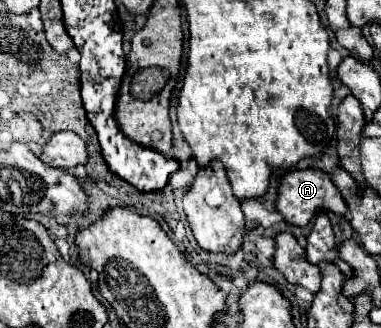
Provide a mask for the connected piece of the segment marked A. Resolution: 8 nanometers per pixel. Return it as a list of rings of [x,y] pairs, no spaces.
[[[297,169],[283,177],[283,185],[281,185],[279,197],[277,197],[277,209],[289,223],[305,227],[315,217],[315,213],[331,211],[331,213],[343,217],[347,213],[347,203],[341,197],[339,189],[333,185],[329,173],[319,171],[319,169]]]

